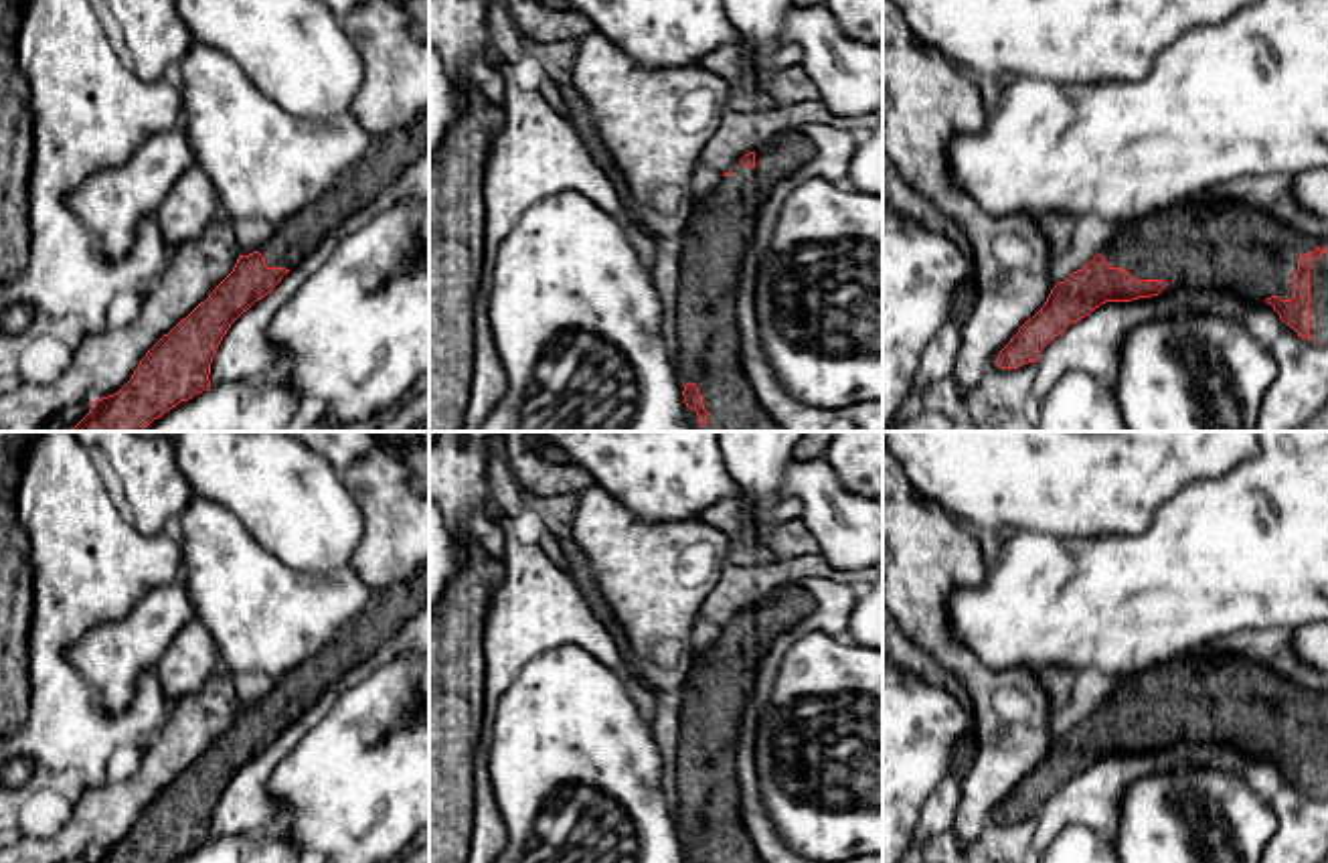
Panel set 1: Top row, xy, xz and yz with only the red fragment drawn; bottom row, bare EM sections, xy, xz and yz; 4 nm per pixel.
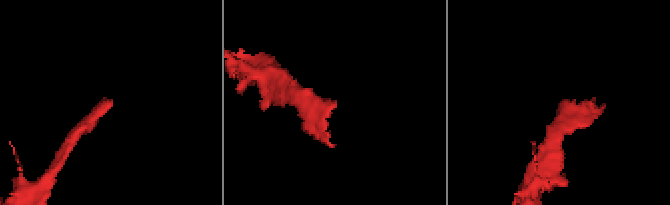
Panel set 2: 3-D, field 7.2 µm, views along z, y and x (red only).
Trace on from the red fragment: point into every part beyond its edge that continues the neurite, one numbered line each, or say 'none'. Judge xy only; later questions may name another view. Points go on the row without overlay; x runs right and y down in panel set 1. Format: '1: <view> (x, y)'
1: xy (288, 699)

